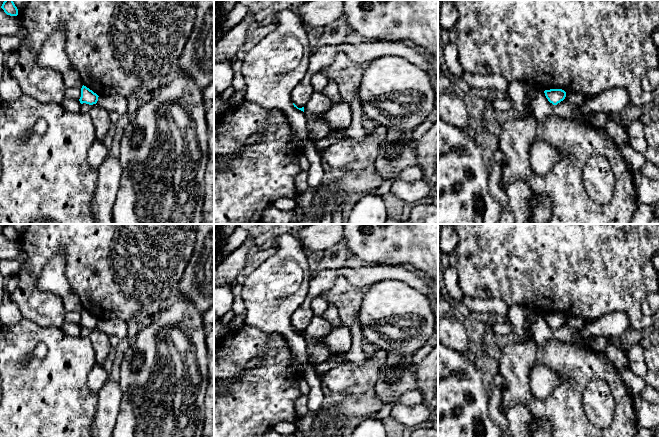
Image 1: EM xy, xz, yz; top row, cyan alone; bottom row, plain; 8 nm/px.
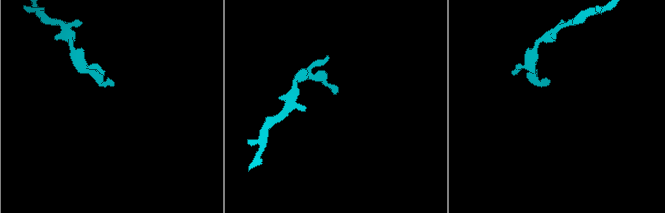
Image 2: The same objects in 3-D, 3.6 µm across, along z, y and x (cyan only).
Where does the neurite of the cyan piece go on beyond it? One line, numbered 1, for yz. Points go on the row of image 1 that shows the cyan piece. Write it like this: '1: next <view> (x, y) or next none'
1: next none

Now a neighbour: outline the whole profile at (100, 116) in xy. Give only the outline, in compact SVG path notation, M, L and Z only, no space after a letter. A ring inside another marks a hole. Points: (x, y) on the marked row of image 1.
M86 103L81 104L81 111L87 114L93 121L95 128L96 140L102 141L108 132L112 131L113 125L111 124L109 112L100 105L89 105Z

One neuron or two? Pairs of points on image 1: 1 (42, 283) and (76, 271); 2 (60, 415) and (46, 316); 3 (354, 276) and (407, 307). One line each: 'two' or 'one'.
1: two
2: two
3: two

